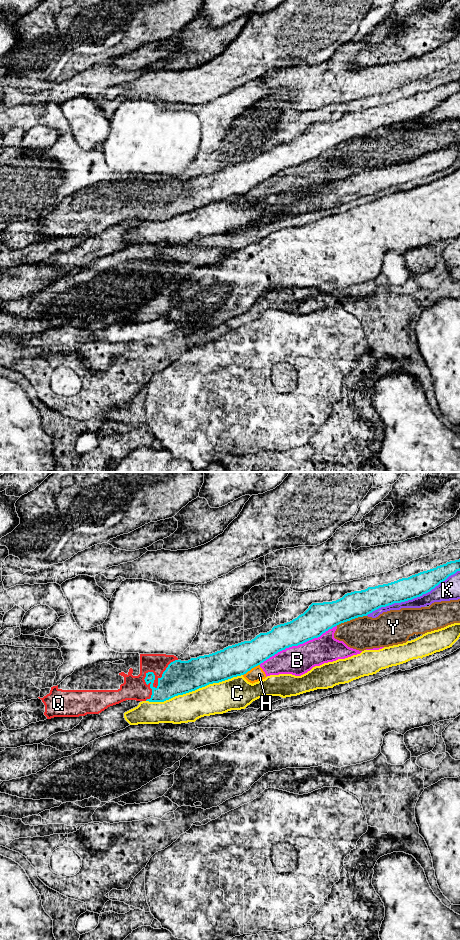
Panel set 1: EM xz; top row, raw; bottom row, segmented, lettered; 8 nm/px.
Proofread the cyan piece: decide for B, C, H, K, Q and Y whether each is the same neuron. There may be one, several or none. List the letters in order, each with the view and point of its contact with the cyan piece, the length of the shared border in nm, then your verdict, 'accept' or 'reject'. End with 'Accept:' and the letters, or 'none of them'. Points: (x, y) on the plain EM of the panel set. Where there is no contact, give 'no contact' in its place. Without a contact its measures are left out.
B: meets cyan in xz at (297, 165); contact 700 nm long; reject
C: meets cyan in xz at (194, 210); contact 800 nm long; reject
H: meets cyan in xz at (251, 188); contact 160 nm long; reject
K: meets cyan in xz at (412, 118); contact 850 nm long; reject
Q: meets cyan in xz at (158, 203); contact 420 nm long; accept
Y: meets cyan in xz at (351, 139); contact 260 nm long; reject
Accept: Q

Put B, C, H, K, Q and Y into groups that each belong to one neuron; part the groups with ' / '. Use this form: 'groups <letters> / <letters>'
groups B H / C / K / Q / Y

